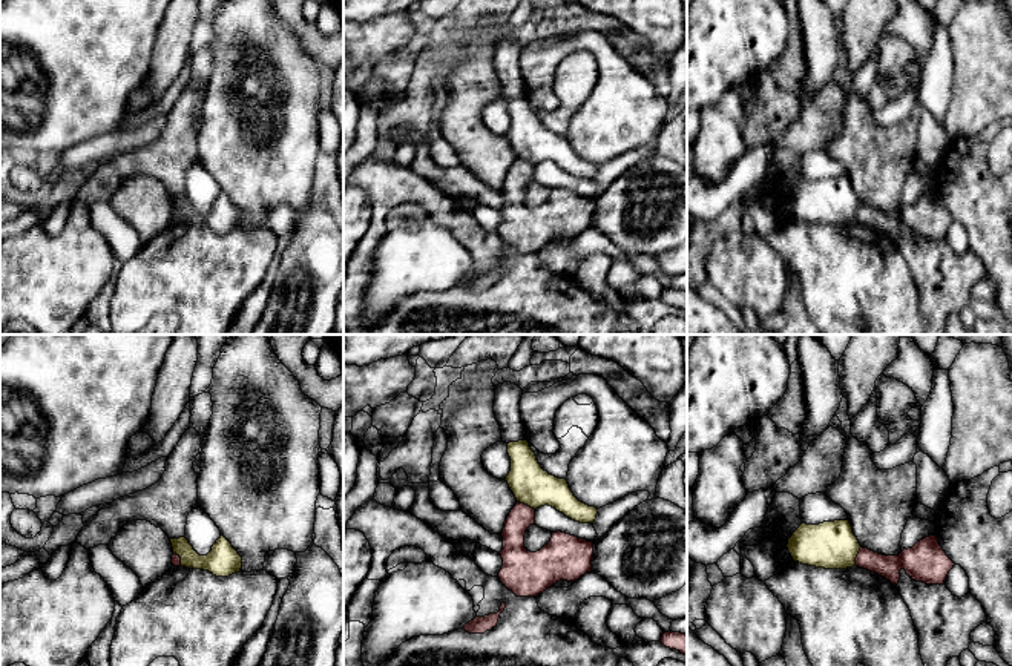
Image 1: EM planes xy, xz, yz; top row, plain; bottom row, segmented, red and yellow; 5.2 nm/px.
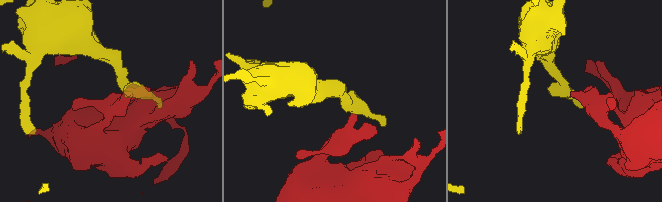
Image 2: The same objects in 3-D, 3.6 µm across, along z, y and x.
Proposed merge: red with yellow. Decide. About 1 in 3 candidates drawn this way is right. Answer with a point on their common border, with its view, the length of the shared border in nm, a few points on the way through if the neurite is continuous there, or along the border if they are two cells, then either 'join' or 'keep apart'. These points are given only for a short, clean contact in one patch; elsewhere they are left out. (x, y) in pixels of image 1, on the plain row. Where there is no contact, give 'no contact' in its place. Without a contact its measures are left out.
meets red in yz at (857, 212); contact 110 nm long; border along yz (860, 203), (854, 221); keep apart

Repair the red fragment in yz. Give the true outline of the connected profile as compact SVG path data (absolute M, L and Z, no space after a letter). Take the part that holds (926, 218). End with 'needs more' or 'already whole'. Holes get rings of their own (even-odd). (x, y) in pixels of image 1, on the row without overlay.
M937 192L922 195L899 212L883 212L868 204L860 204L856 213L856 223L876 229L895 242L902 226L915 238L945 241L954 221L940 203Z; already whole

